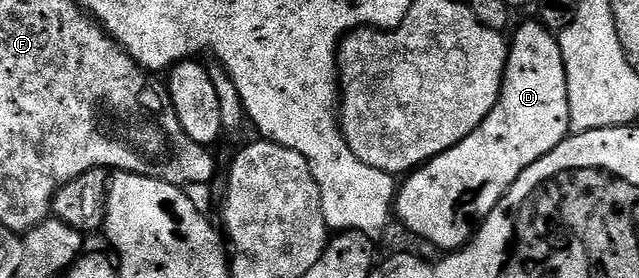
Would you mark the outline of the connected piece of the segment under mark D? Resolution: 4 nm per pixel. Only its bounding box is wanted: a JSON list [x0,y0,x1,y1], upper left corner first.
[396,22,571,250]

